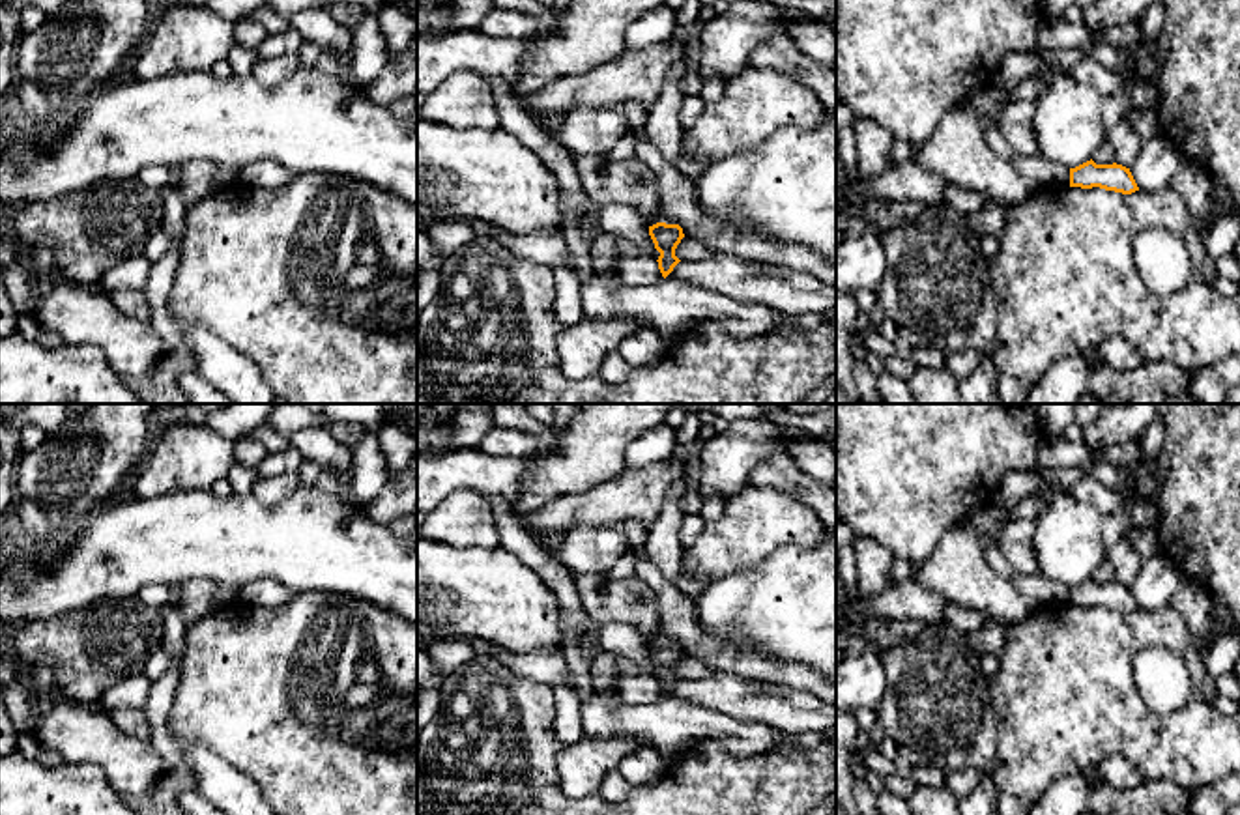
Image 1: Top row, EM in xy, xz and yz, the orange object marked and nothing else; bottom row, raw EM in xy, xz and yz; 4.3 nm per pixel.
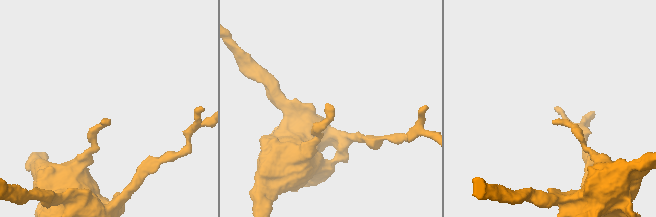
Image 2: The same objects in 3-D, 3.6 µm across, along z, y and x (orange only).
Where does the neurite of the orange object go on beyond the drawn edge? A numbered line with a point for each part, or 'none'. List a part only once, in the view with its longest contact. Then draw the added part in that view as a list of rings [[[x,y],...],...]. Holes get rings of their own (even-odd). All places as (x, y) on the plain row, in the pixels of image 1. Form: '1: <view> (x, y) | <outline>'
1: yz (1038, 589) | [[[1014,572],[1010,583],[1032,606],[1066,606],[1070,604],[1070,587],[1053,581],[1042,574],[1027,576]]]

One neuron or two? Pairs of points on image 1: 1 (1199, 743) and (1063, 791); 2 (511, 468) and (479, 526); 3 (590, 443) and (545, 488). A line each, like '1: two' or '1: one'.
1: two
2: two
3: one

